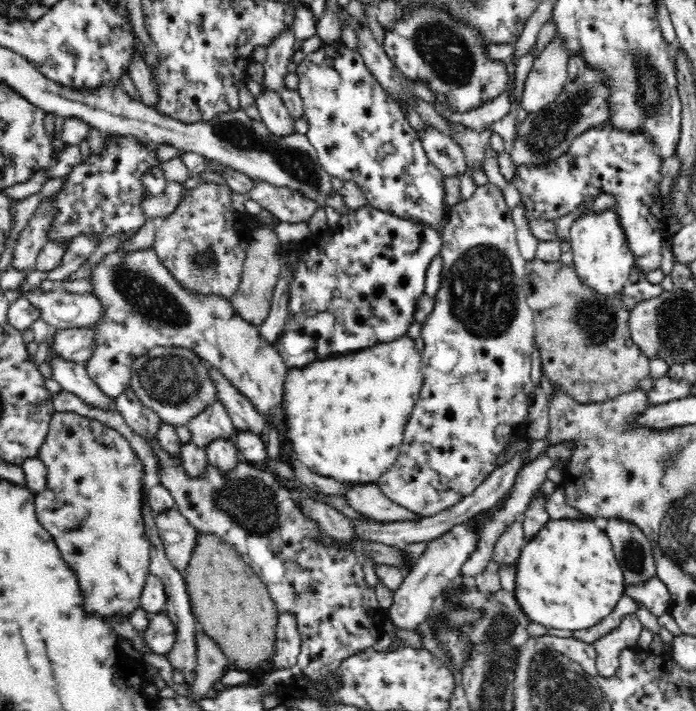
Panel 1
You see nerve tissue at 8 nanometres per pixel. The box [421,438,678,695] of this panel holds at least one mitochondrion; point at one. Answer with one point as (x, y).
(633, 554)

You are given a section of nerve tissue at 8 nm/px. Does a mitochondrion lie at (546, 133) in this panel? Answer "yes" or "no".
yes

